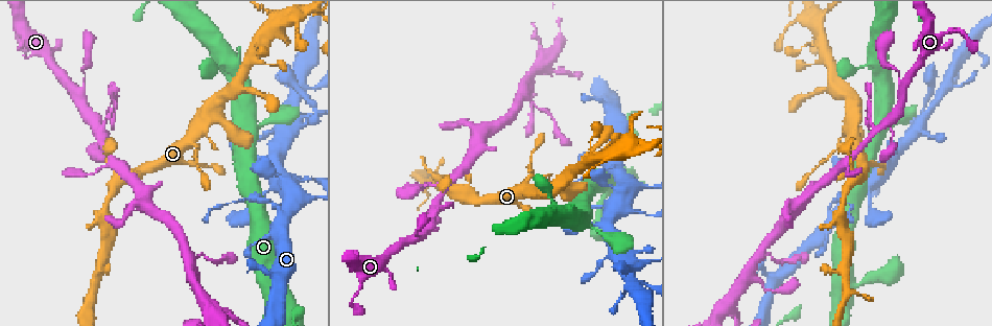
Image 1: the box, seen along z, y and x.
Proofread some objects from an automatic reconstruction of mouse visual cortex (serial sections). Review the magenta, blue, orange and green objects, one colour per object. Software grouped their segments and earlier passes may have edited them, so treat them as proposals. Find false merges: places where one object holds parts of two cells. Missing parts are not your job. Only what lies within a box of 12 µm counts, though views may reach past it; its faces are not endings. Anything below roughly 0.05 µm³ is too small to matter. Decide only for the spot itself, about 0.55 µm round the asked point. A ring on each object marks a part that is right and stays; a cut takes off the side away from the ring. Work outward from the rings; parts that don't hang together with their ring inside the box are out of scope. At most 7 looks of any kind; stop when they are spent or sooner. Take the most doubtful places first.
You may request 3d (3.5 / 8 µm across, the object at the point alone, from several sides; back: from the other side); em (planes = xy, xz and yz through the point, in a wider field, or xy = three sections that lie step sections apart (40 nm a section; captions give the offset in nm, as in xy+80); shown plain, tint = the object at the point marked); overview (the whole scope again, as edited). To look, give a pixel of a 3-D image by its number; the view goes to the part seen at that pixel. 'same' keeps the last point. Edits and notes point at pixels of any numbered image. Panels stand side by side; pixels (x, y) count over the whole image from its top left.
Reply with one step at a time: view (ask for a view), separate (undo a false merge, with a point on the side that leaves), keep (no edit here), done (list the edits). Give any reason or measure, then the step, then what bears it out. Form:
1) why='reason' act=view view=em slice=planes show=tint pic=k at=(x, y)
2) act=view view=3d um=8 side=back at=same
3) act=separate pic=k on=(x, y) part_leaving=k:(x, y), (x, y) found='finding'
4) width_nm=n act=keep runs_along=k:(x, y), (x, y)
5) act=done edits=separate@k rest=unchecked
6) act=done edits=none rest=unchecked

why='thin arm on a thick one' act=view view=3d um=8 pic=1 at=(831, 218)

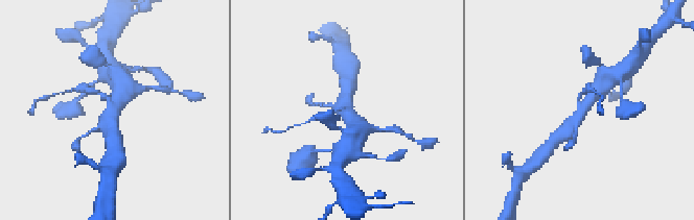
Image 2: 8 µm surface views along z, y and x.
why='closer look' act=view view=3d um=3.5 pic=2 at=(346, 111)

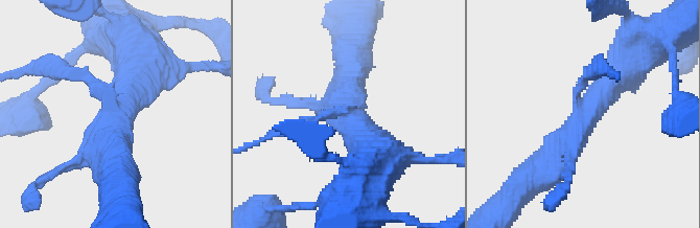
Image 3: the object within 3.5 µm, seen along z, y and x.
act=keep runs_along=3:(544, 167), (630, 62) found='all the same cell'

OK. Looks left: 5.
why='three-way junction' act=view view=3d um=3.5 pic=1 at=(195, 145)

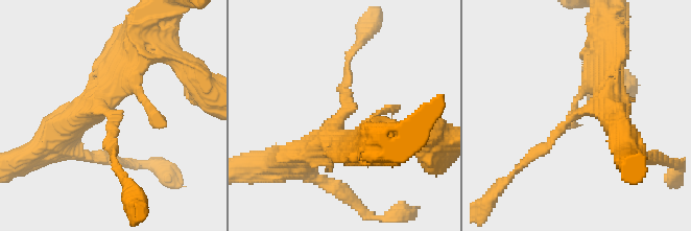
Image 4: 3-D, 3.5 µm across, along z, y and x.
act=view view=em slice=xy step=1 show=plain pic=4 at=(337, 120)

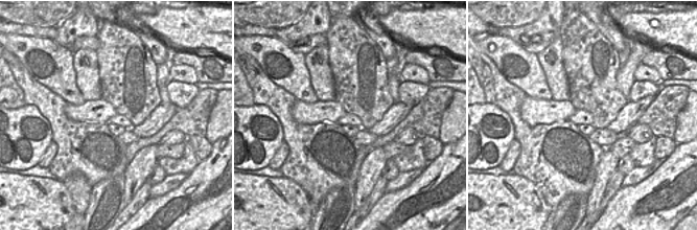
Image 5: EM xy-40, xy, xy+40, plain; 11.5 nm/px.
act=view view=em slice=xy step=1 show=tint at=same

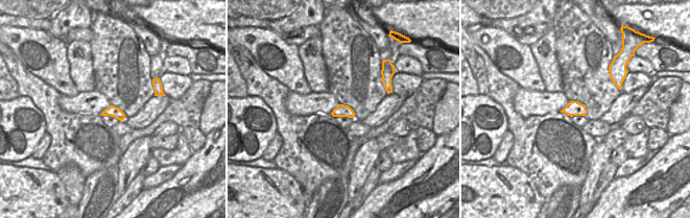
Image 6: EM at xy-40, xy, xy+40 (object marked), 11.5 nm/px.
act=keep runs_along=4:(296, 157), (335, 133), (348, 68) found='continuous, no second cell'

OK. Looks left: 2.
why='calibre changes' act=view view=3d um=3.5 pic=1 at=(283, 22)

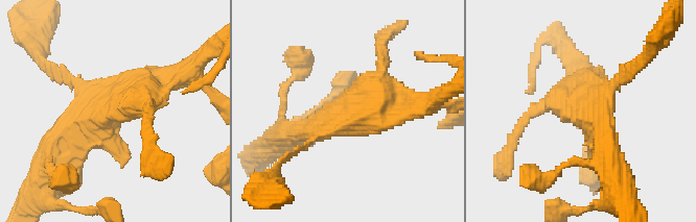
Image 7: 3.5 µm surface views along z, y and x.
why='need the tissue' act=view view=em slice=xy step=2 show=tint pic=7 at=(579, 106)

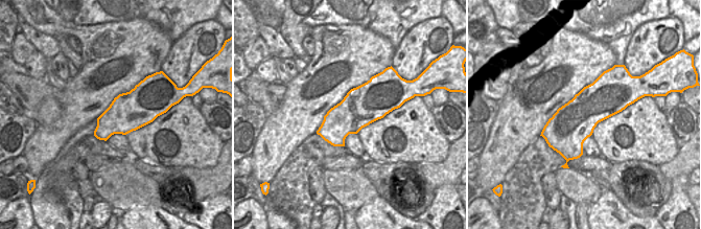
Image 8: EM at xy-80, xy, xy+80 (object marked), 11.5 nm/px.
act=keep runs_along=7:(67, 152), (121, 94), (169, 81) found='one cell here'

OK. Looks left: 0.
act=done edits=none rest=unchecked

